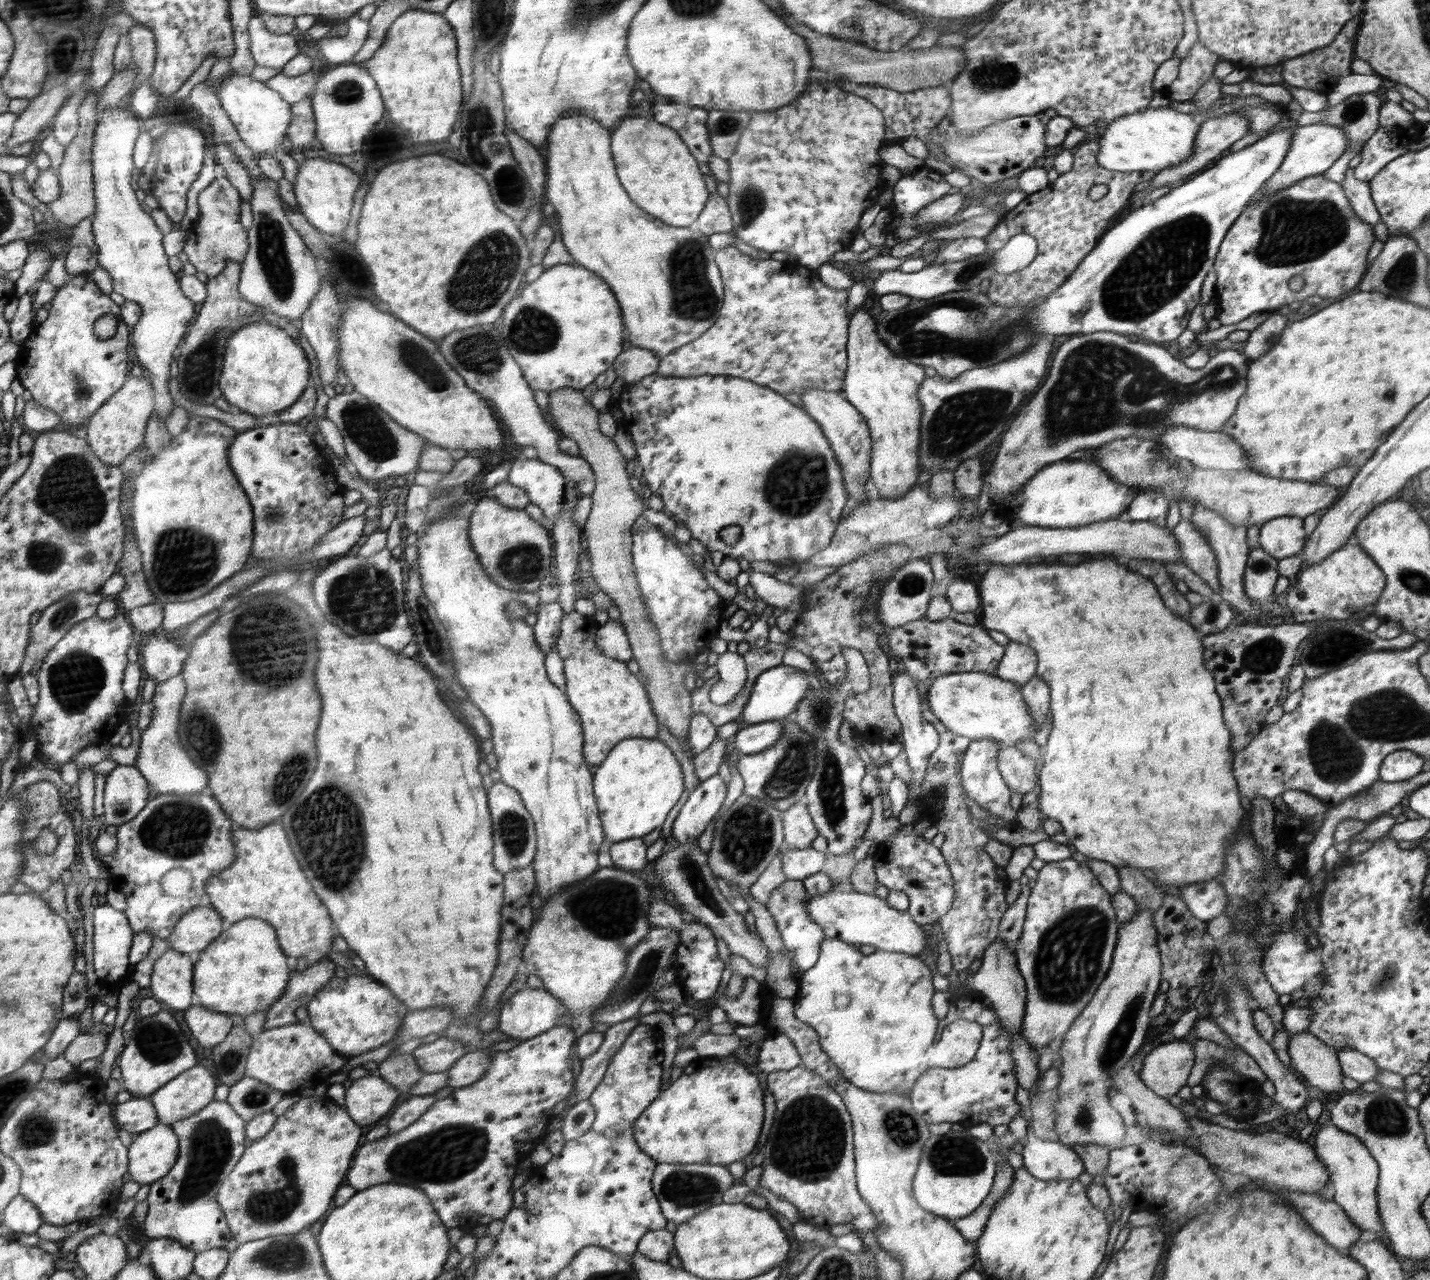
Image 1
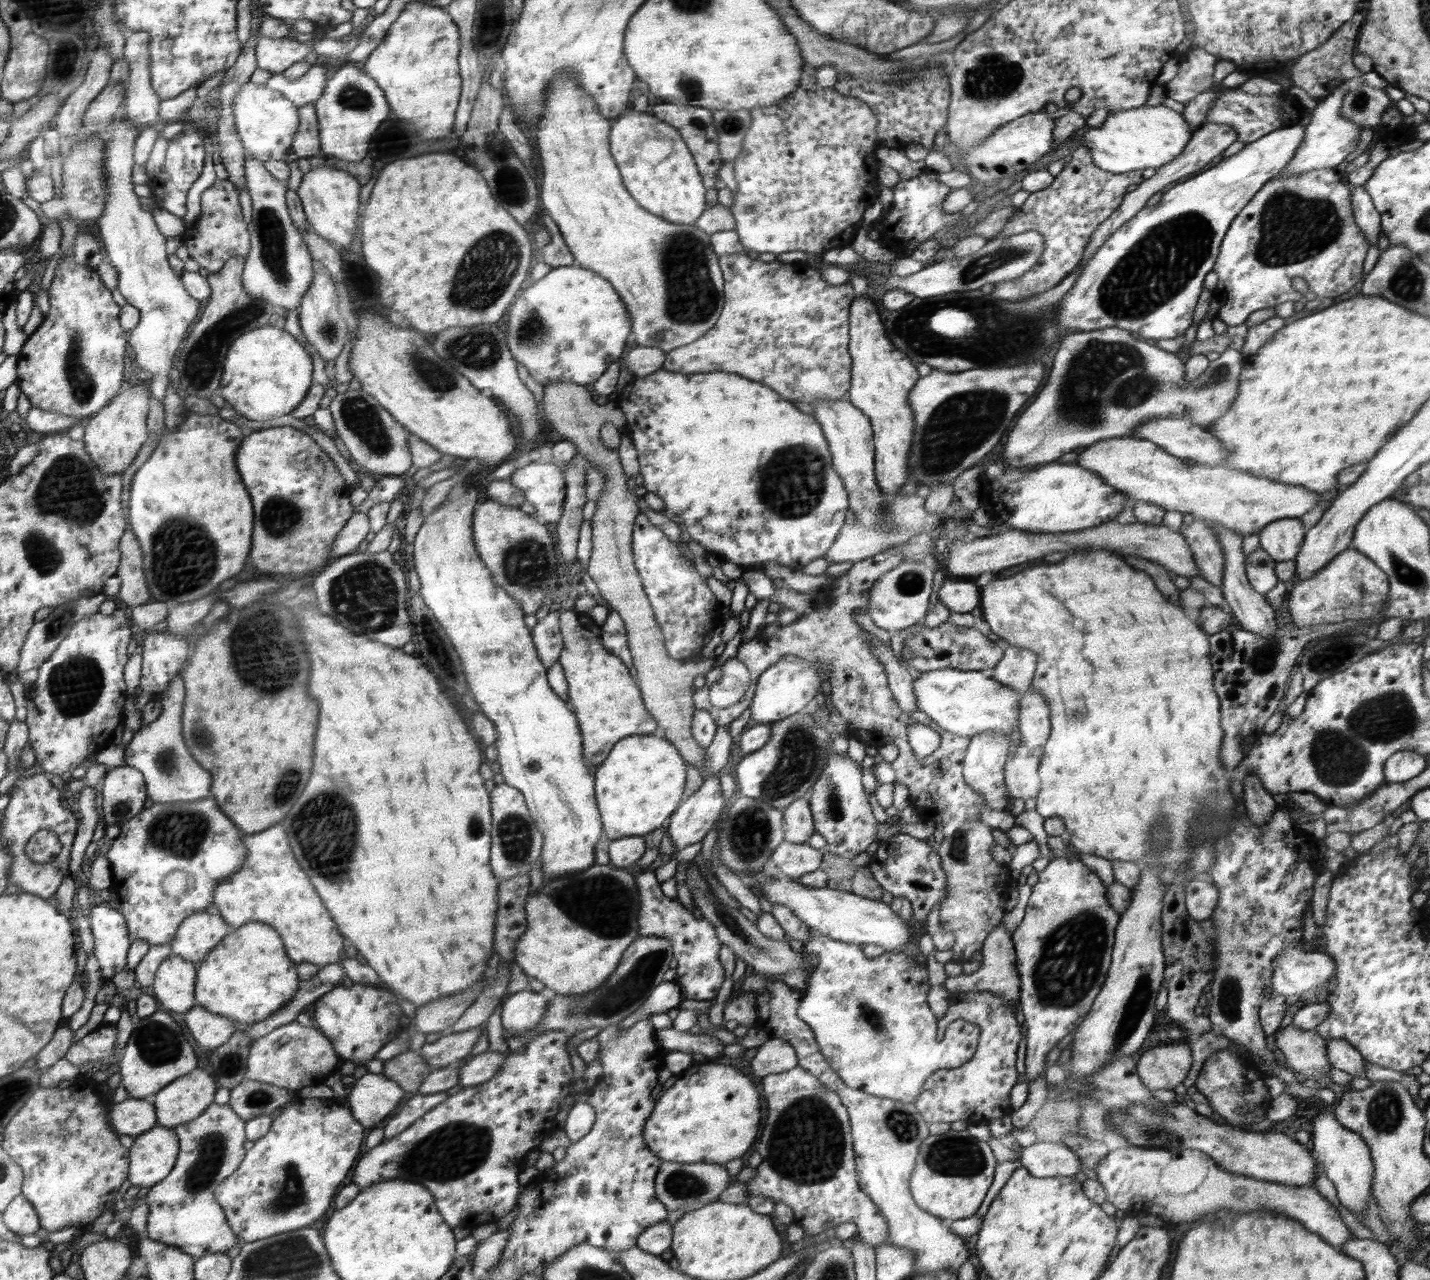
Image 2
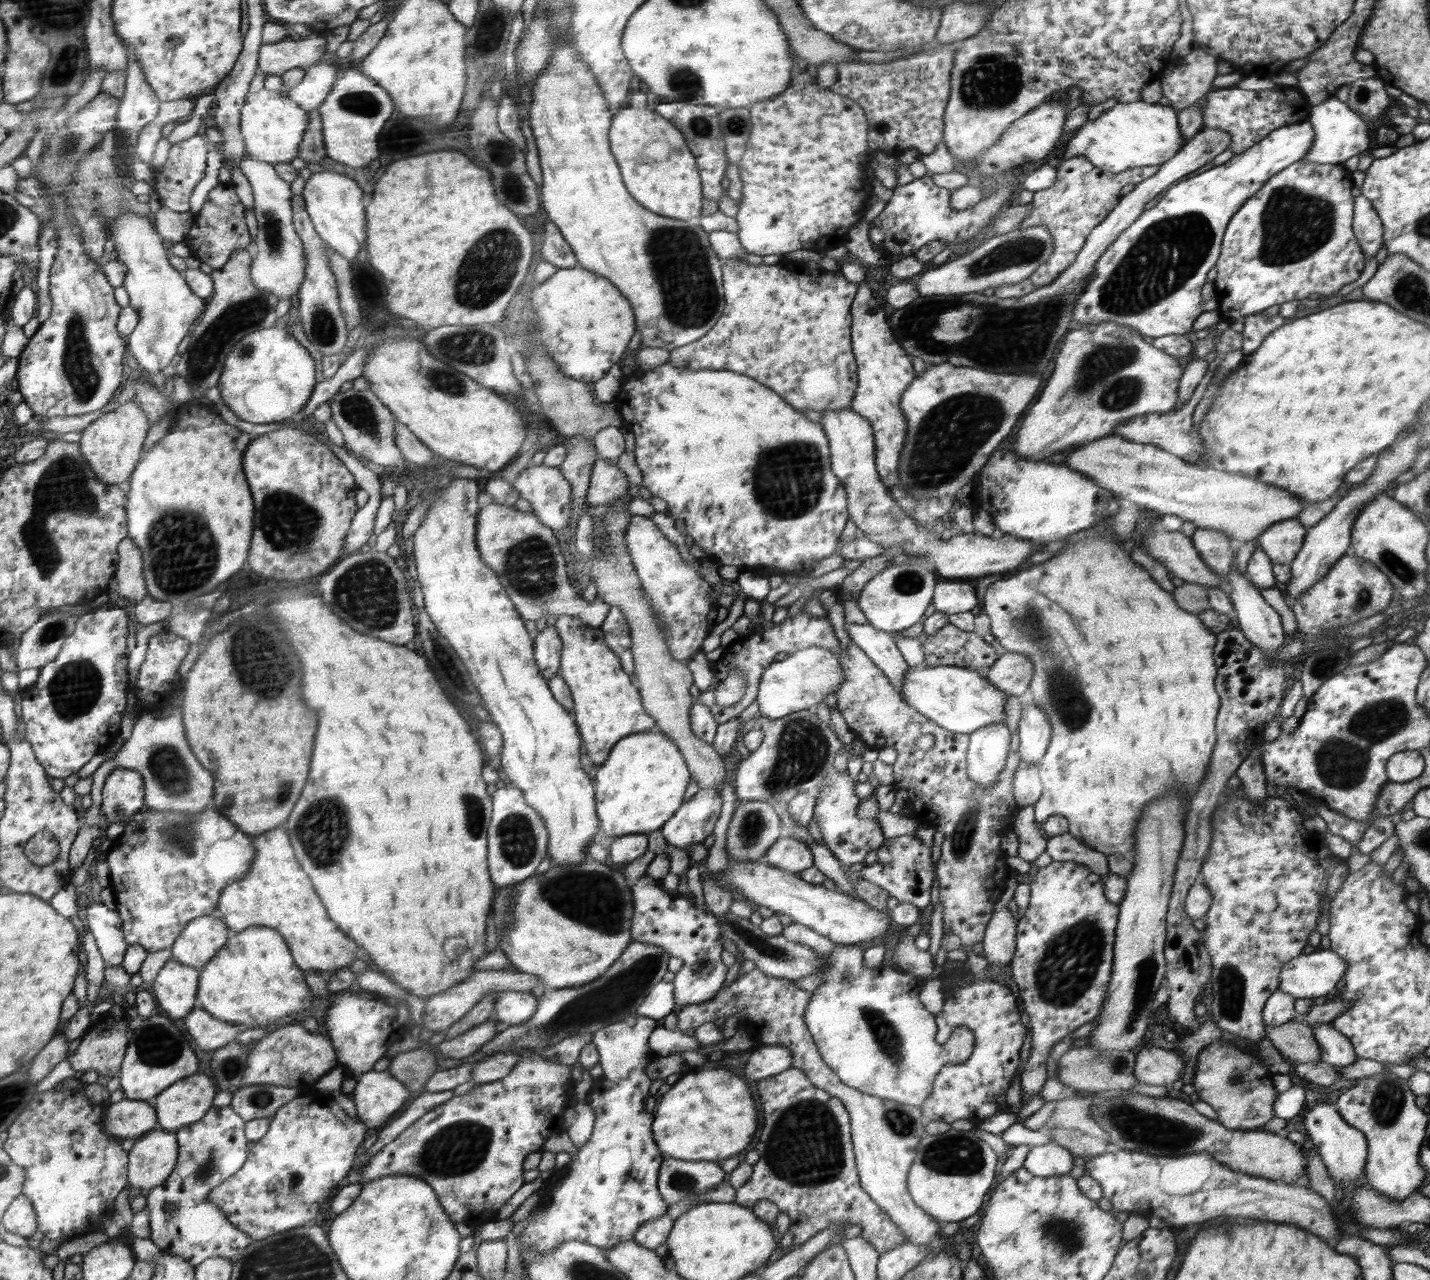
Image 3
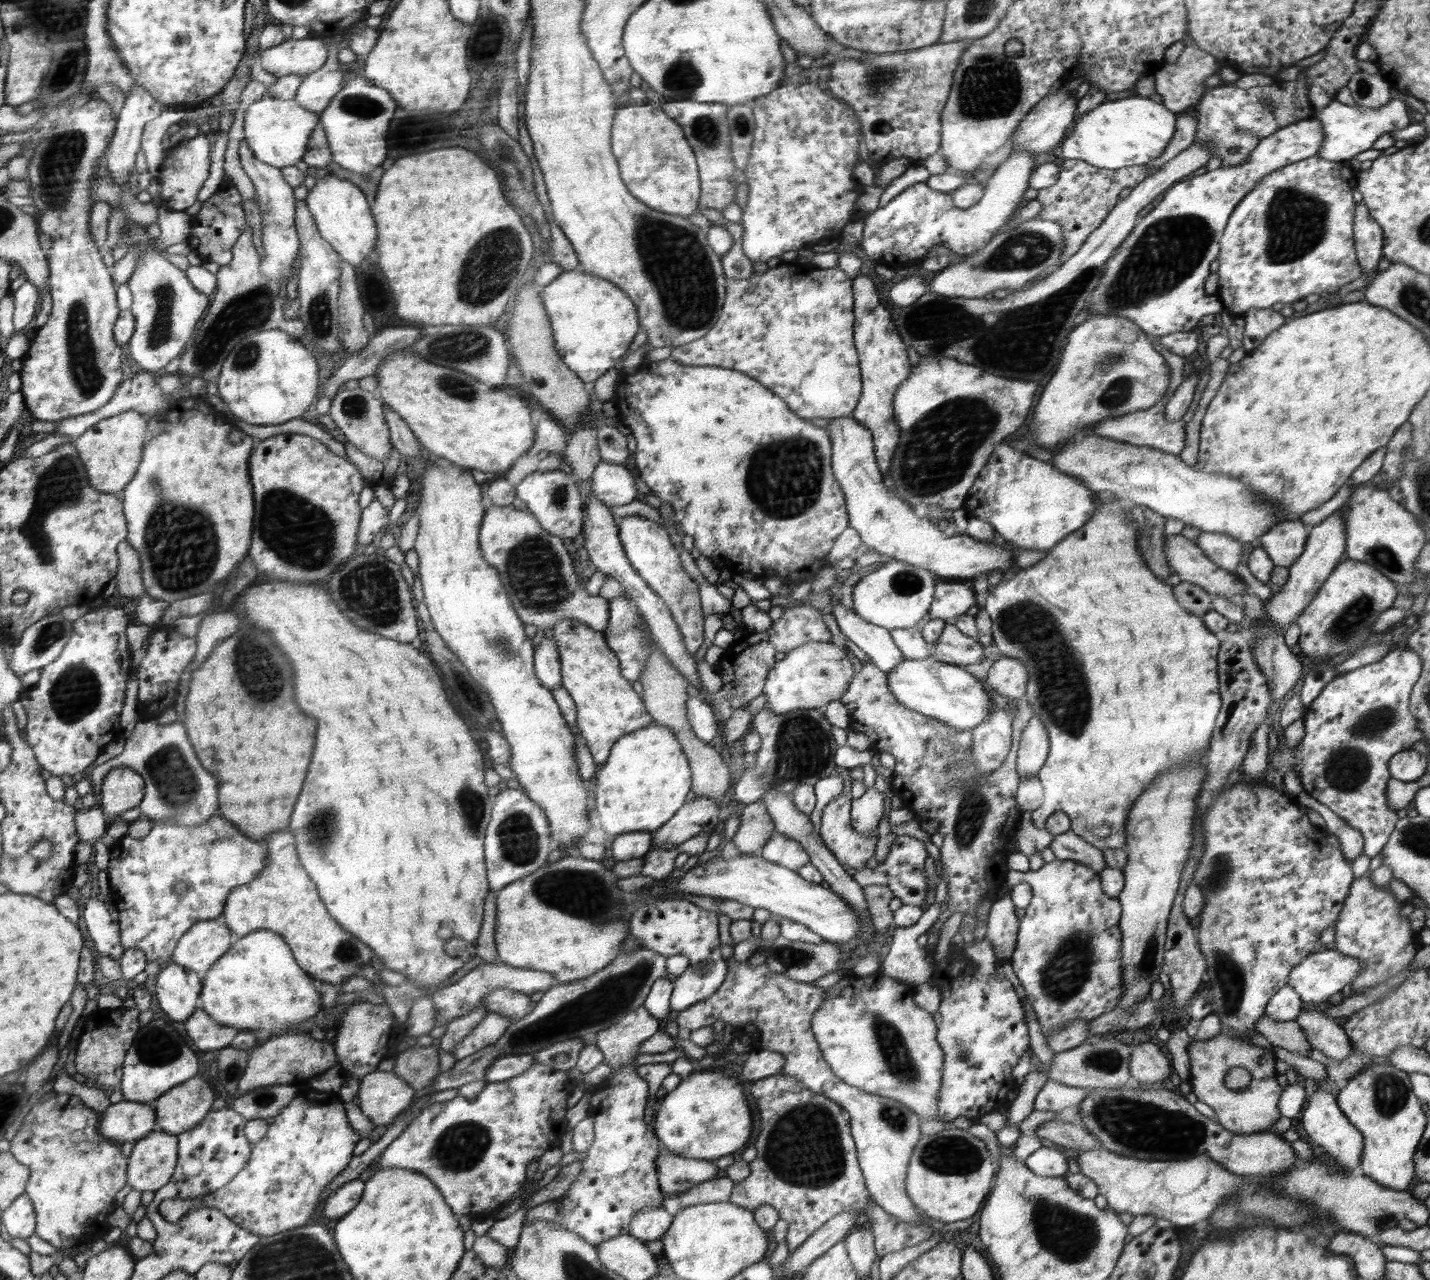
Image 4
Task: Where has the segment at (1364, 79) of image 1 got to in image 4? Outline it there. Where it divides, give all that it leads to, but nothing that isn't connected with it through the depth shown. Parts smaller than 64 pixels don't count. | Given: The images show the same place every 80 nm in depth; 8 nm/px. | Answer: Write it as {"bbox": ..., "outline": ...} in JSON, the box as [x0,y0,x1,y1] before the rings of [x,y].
{"bbox":[1313,91,1414,161],"outline":[[[1396,91],[1395,95],[1392,95],[1392,98],[1383,107],[1378,108],[1361,107],[1360,105],[1349,106],[1335,98],[1320,112],[1314,110],[1313,118],[1320,122],[1320,128],[1325,134],[1317,157],[1329,161],[1349,161],[1360,152],[1370,150],[1372,144],[1382,134],[1405,129],[1414,122],[1411,110],[1404,101],[1402,91]]]}

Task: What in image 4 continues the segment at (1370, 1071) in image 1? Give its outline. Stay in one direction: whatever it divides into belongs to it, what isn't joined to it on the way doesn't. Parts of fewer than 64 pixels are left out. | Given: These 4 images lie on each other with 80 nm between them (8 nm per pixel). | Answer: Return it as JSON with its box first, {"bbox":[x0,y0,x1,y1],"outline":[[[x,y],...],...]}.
{"bbox":[1295,1010,1352,1060],"outline":[[[1302,1010],[1295,1020],[1305,1034],[1312,1049],[1320,1050],[1328,1058],[1334,1060],[1344,1060],[1344,1058],[1352,1054],[1352,1042],[1338,1020],[1328,1018],[1328,1016],[1324,1016],[1322,1012],[1318,1012],[1318,1010],[1312,1010],[1312,1012],[1310,1012],[1310,1010]]]}

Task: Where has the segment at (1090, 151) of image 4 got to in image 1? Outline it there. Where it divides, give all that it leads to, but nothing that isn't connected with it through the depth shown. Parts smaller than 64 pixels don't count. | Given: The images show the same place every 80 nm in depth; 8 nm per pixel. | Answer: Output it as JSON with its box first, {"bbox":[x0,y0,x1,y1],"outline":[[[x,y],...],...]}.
{"bbox":[1098,107,1216,173],"outline":[[[1160,107],[1146,108],[1128,116],[1120,116],[1112,124],[1107,124],[1106,132],[1098,138],[1098,163],[1110,171],[1121,173],[1132,171],[1159,173],[1193,155],[1193,144],[1200,126],[1216,115],[1215,109],[1202,114],[1185,114],[1170,107]]]}

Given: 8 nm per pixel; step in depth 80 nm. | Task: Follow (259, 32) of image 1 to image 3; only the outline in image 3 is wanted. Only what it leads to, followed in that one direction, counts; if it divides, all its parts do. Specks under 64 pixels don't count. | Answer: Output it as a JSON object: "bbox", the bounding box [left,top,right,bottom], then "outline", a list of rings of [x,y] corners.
{"bbox":[257,34,326,75],"outline":[[[312,34],[303,40],[284,40],[263,44],[259,51],[257,67],[264,74],[282,75],[292,69],[304,70],[318,65],[324,54],[326,36]]]}

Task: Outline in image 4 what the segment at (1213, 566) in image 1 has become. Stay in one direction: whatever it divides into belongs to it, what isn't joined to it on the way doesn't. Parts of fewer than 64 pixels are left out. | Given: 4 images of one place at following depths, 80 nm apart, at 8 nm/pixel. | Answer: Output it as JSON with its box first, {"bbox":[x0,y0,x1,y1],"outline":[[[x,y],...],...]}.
{"bbox":[1196,531,1243,573],"outline":[[[1202,531],[1196,544],[1209,559],[1231,573],[1243,558],[1242,543],[1223,533]]]}

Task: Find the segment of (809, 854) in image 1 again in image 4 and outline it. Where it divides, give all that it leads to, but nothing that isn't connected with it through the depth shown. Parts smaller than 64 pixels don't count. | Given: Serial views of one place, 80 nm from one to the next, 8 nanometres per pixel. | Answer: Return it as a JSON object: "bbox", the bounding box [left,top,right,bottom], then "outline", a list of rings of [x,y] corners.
{"bbox":[760,831,810,871],"outline":[[[778,831],[774,832],[768,844],[760,850],[760,855],[766,860],[795,871],[810,863],[809,854],[802,848],[802,845],[797,840],[780,834]]]}

